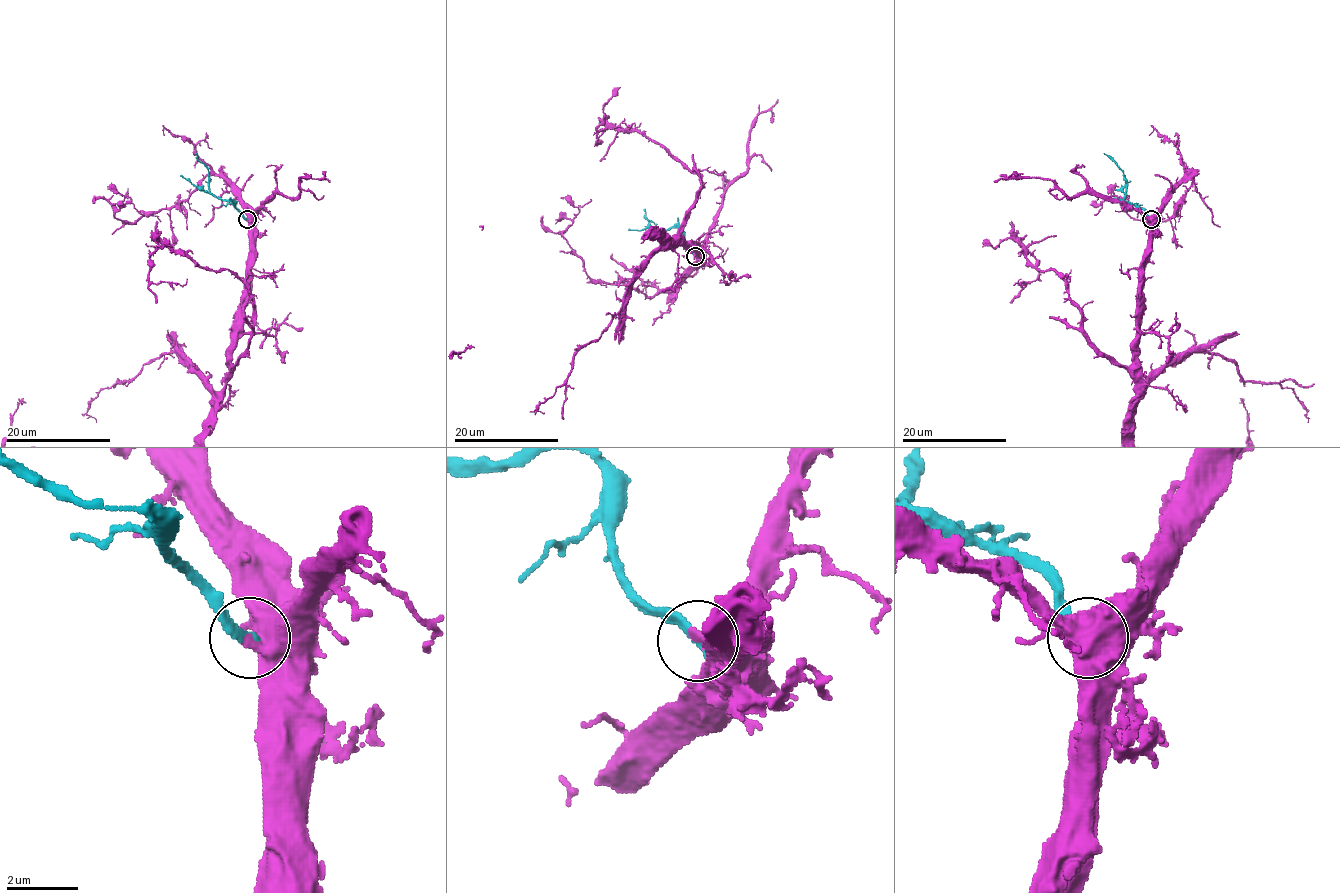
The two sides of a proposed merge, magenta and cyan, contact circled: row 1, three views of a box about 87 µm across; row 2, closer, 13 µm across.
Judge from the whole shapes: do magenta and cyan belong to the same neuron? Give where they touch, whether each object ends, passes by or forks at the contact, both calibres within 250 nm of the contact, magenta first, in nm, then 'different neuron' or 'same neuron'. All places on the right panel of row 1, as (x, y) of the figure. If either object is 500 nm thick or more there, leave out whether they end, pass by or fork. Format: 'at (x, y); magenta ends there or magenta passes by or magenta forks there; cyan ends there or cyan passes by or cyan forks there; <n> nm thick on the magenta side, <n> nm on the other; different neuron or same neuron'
at (1151, 219); 550 nm thick on the magenta side, 240 nm on the other; same neuron

